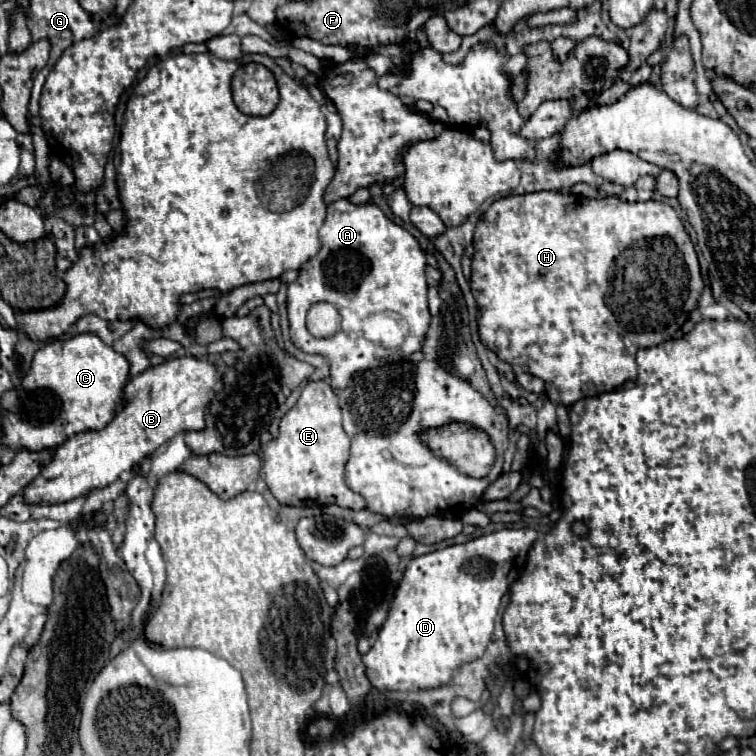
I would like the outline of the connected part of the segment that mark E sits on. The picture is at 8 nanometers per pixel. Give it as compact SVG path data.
M309 381L293 409L283 415L275 441L261 445L263 473L269 491L281 505L325 507L339 505L353 511L365 509L363 495L351 491L345 483L345 463L349 457L349 437L341 427L339 399L327 381Z

